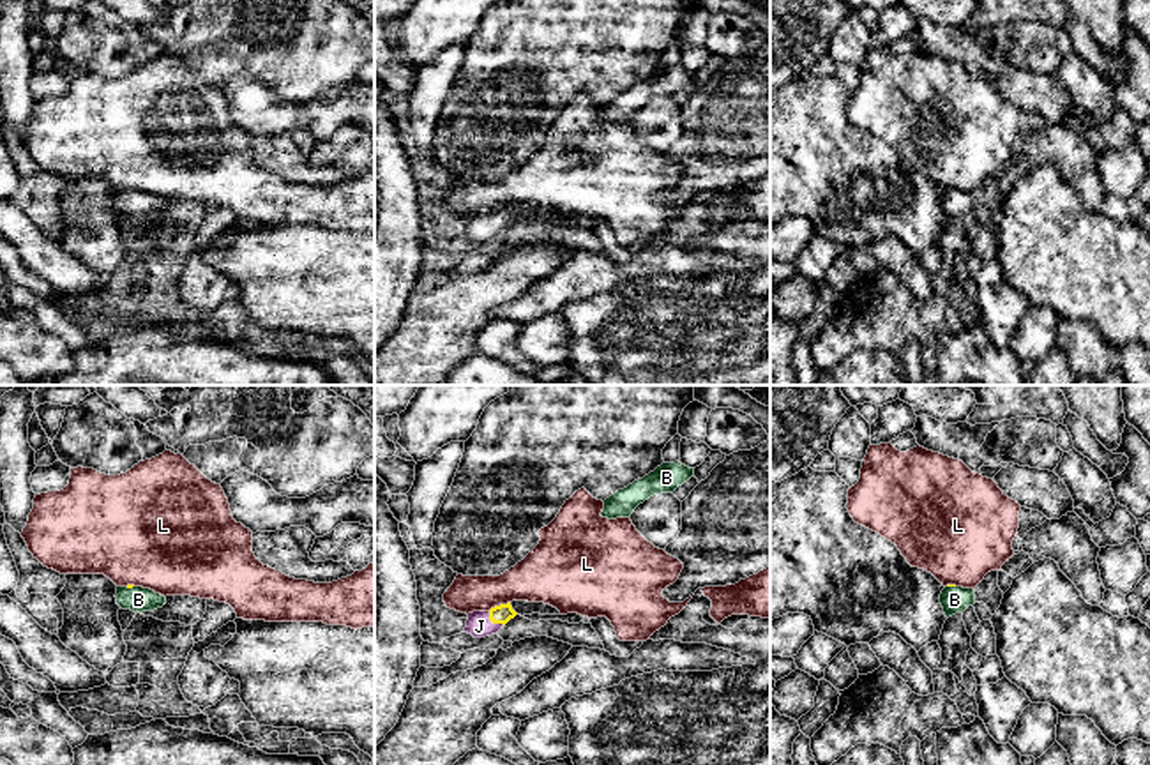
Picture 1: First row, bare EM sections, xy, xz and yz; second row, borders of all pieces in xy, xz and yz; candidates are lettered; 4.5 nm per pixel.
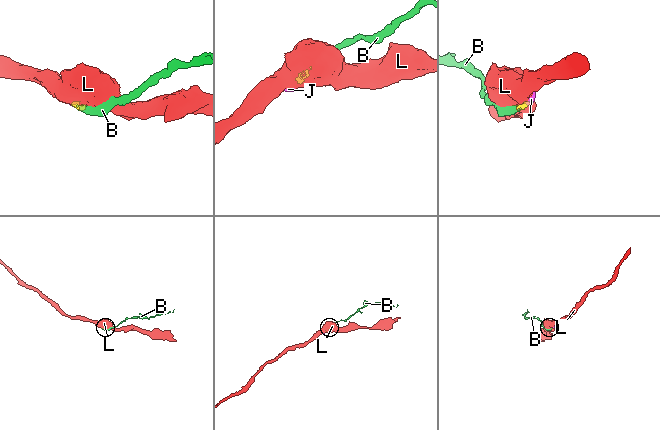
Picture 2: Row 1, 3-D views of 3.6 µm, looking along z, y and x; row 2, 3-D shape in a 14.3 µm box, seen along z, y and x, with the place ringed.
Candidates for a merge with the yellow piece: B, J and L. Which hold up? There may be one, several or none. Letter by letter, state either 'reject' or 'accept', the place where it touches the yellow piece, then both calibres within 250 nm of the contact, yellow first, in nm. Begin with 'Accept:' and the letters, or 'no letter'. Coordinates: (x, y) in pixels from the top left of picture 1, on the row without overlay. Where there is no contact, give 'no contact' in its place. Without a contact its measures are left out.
Accept: B, J
B: accept; contact yz (951, 189); calibres 20 and 130 nm
J: accept; contact xz (493, 227); calibres 90 and 110 nm
L: reject; contact xz (499, 211); calibres 90 and 240 nm

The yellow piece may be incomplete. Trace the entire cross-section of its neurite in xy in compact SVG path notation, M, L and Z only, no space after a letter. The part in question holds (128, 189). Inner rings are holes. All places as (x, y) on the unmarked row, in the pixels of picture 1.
M134 189L117 191L115 201L117 208L122 214L131 214L134 217L154 216L166 208L164 200L155 198L150 193L134 191Z

